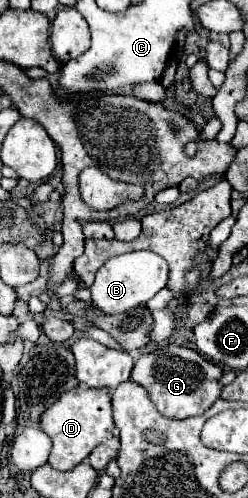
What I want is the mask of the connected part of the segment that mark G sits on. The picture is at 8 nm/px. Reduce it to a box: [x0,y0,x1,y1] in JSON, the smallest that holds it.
[131,343,223,419]

